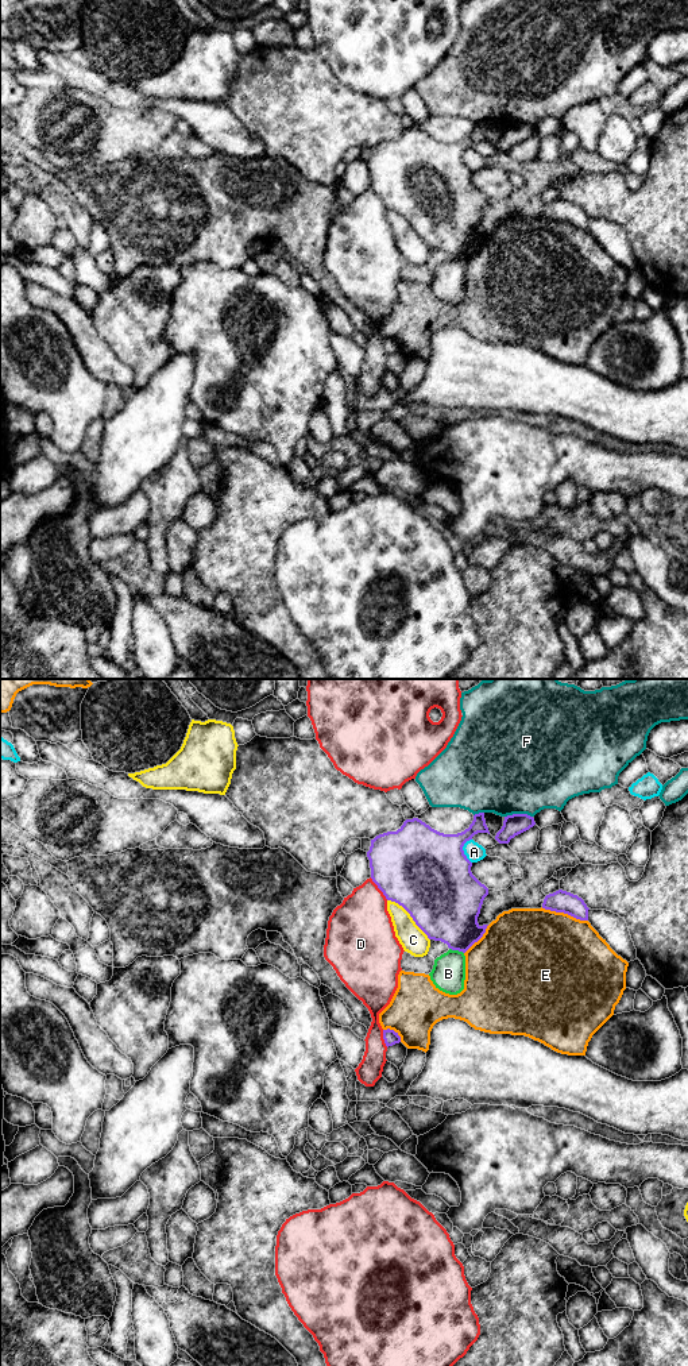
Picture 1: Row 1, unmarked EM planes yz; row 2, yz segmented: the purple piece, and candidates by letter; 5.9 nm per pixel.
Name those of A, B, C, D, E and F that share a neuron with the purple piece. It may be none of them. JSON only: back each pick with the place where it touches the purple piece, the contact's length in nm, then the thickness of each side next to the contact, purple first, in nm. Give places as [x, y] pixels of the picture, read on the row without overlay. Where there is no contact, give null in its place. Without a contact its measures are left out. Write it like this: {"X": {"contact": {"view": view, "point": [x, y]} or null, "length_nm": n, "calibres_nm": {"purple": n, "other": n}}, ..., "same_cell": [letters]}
{"same_cell": []}

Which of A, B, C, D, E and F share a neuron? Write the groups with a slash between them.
A / B / C / D / E / F

